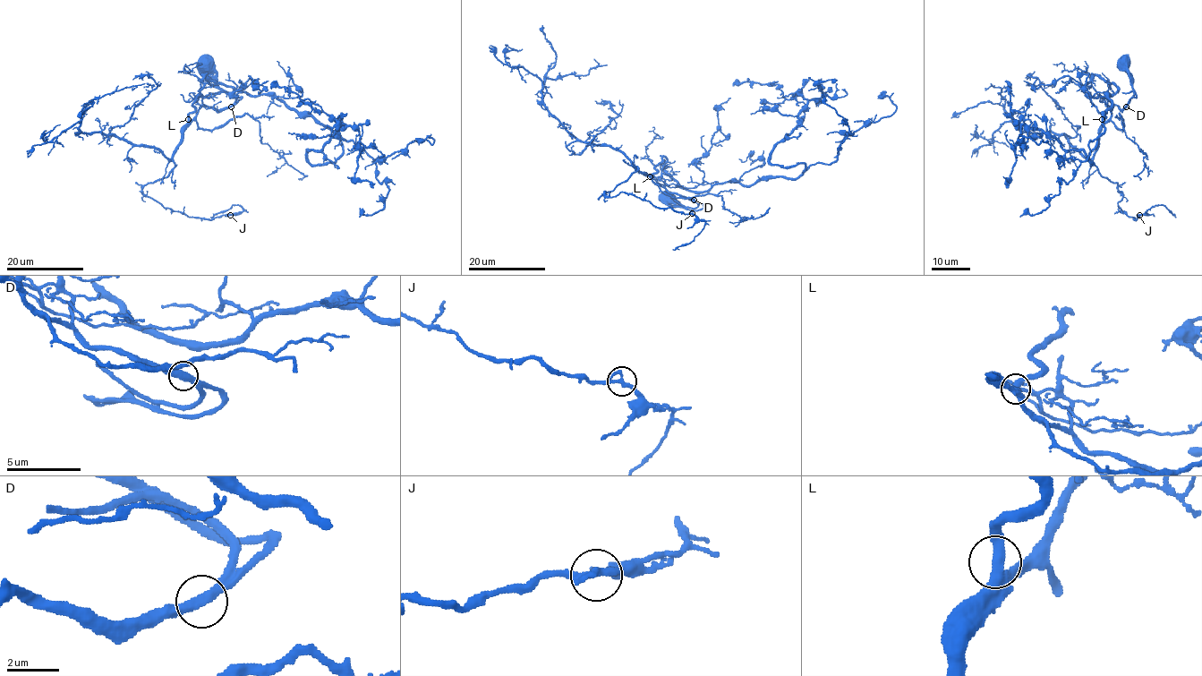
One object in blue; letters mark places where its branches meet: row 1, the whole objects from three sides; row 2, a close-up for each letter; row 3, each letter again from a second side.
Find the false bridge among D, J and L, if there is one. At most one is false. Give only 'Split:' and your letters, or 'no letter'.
Split: D

